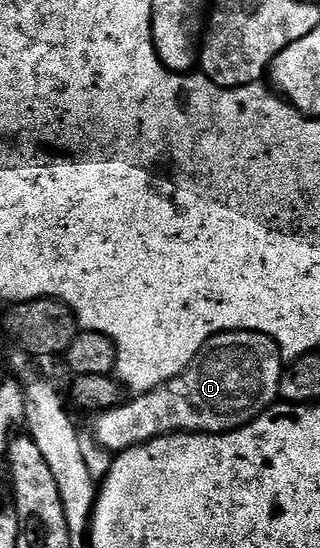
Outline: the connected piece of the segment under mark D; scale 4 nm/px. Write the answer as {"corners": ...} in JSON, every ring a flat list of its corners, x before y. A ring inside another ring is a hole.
{"corners":[[224,332,218,336,212,336,207,343,199,350,199,354,189,363,188,366,175,378,171,378,167,383,161,384,155,390,150,392,142,392,132,397,133,401,122,402,116,408,109,412,100,413,96,417,97,420,93,424,93,432,97,435,97,440,106,448,110,454,125,452,129,448,133,448,136,444,145,444,148,440,153,440,156,436,172,436,175,432,233,432,237,428,247,426,256,418,262,416,266,408,272,408,278,399,277,391,281,385,281,373,283,371,283,361,279,346,267,334,259,334,258,332]]}

